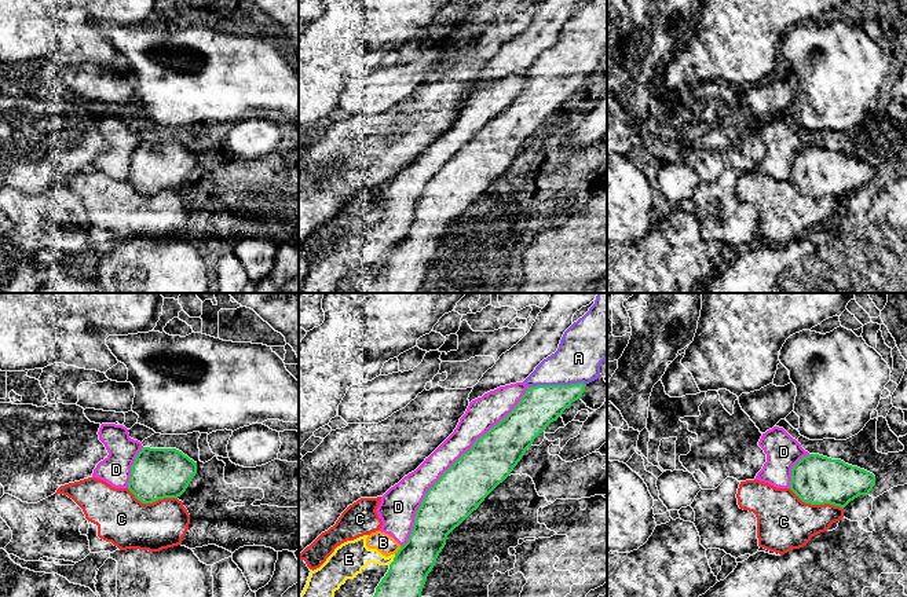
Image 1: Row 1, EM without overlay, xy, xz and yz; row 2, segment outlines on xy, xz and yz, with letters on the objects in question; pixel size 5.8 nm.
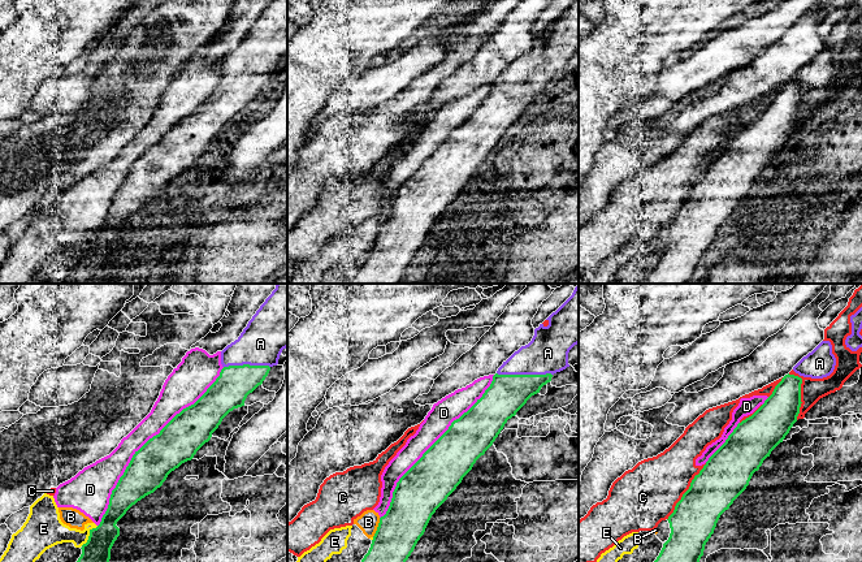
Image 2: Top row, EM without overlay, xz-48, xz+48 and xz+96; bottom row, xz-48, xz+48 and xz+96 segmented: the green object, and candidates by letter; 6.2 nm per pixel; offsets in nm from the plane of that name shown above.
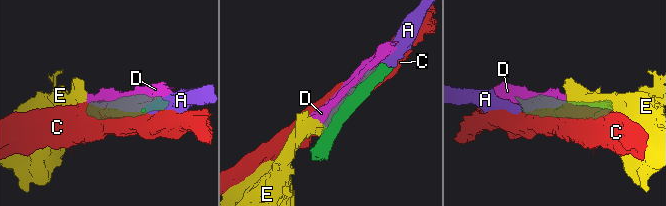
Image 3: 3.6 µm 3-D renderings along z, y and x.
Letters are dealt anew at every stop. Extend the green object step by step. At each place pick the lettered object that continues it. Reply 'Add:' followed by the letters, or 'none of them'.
Add: A

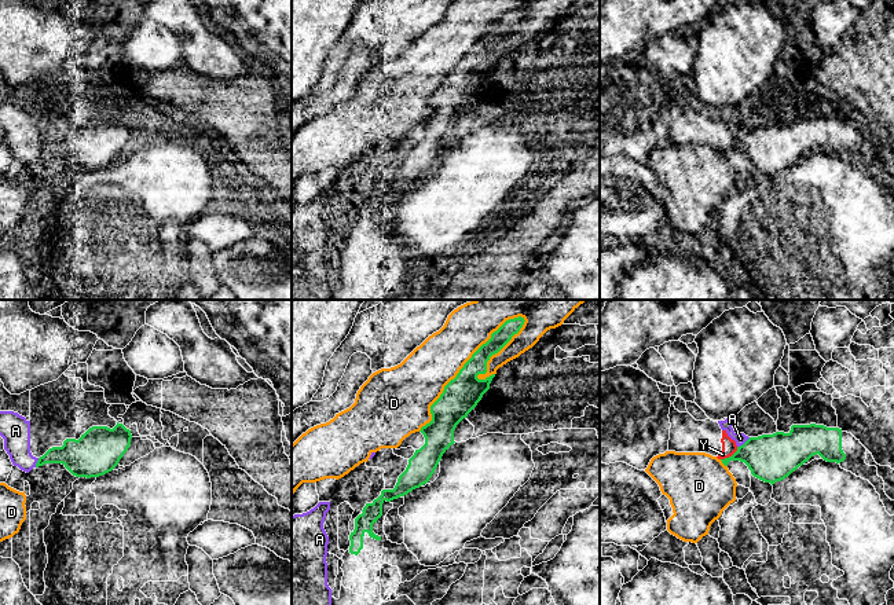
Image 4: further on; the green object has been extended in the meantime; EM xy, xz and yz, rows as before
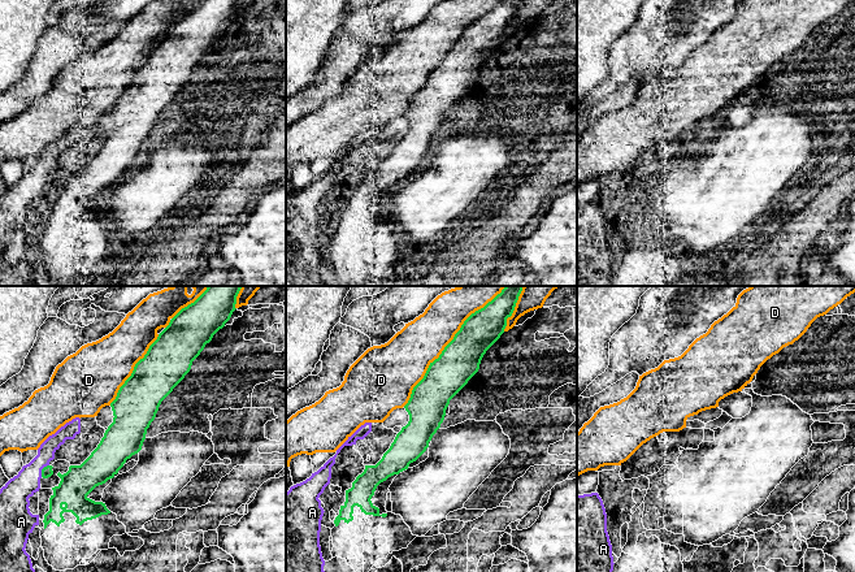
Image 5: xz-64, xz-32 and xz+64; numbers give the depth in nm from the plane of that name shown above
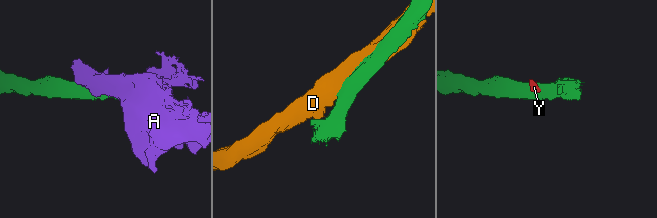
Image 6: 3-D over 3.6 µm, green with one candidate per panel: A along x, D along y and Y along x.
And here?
Add: none of them

